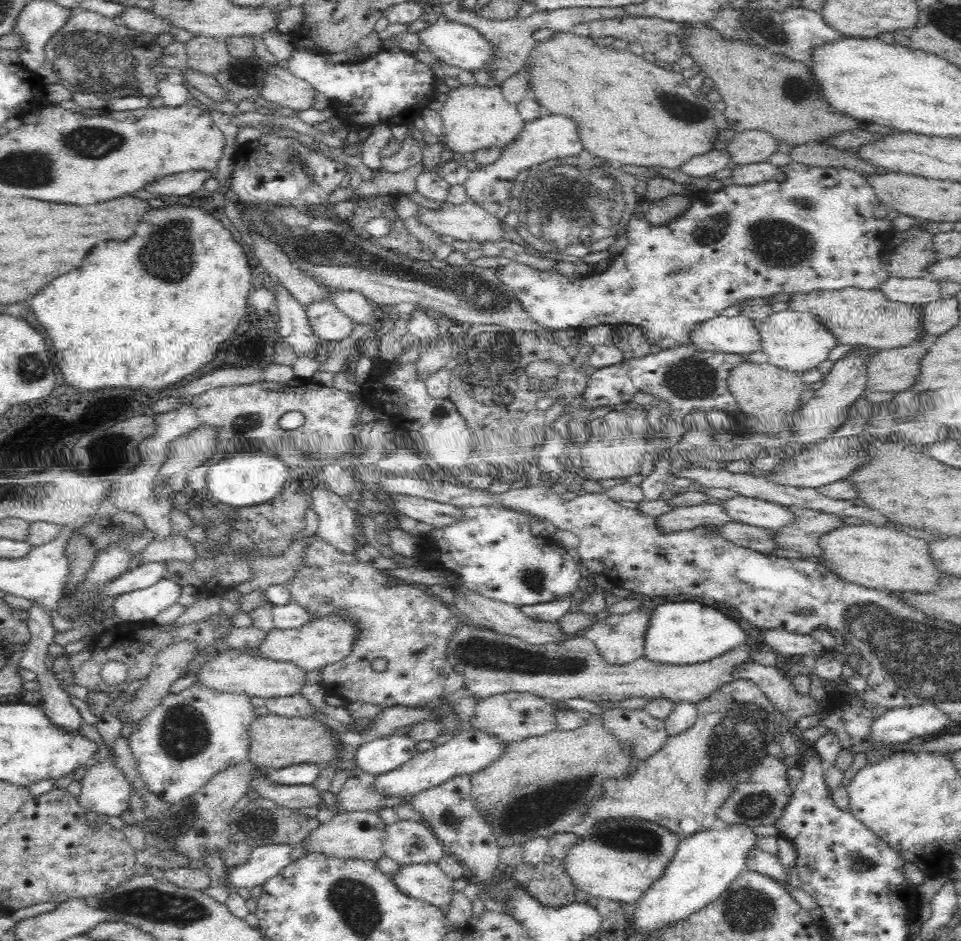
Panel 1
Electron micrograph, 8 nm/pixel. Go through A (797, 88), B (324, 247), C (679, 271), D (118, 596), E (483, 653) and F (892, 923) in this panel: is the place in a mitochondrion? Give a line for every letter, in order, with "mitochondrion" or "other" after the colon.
A: mitochondrion
B: mitochondrion
C: mitochondrion
D: other
E: mitochondrion
F: other

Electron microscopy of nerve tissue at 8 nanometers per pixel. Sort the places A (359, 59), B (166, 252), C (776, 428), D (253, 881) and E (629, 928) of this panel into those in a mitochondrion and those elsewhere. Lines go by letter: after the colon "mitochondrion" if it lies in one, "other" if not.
A: other
B: mitochondrion
C: other
D: other
E: other

